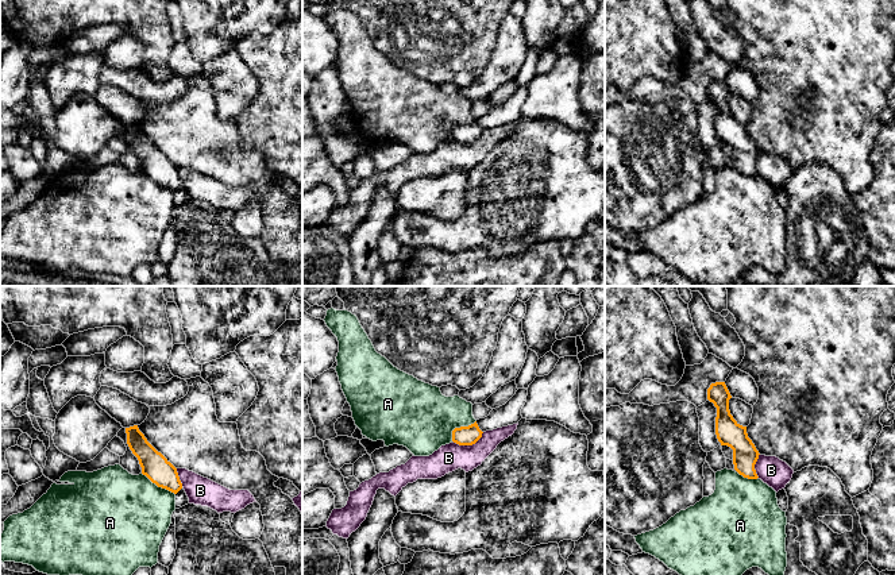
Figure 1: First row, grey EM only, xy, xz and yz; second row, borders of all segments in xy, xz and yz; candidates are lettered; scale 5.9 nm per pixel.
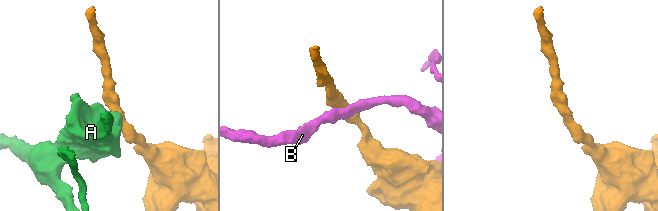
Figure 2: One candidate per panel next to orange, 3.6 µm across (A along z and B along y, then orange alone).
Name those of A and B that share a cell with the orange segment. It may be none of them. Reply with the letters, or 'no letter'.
no letter

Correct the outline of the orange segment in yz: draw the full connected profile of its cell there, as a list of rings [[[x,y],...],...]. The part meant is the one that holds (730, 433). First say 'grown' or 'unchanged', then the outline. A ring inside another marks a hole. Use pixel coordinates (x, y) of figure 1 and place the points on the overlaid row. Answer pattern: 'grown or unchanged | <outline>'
unchanged | [[[725,382],[711,383],[707,389],[707,400],[717,408],[715,435],[721,445],[733,449],[734,470],[744,478],[757,479],[755,464],[760,454],[748,437],[747,427],[740,425],[730,414],[730,398]]]

